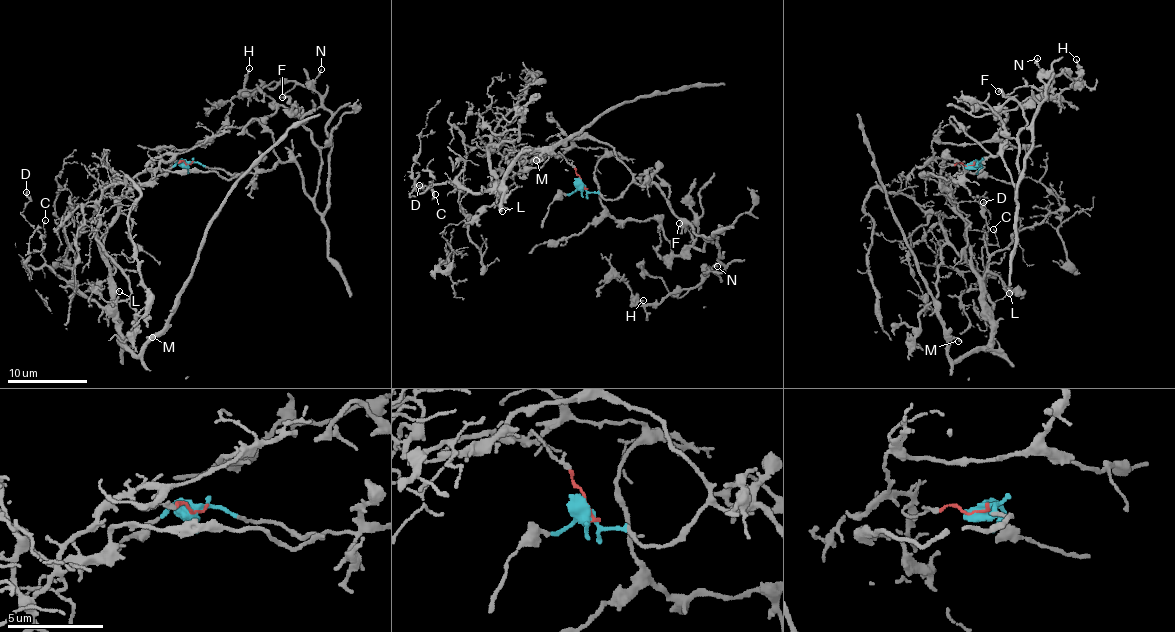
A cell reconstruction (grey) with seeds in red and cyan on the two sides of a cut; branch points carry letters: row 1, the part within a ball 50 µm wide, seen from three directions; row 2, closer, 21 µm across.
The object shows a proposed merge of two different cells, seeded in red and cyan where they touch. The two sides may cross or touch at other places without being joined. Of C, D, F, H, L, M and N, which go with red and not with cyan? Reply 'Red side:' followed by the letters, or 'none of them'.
Red side: C, D, L, M

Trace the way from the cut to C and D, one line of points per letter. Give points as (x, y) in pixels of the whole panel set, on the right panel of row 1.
C: (970, 165), (940, 163), (990, 311), (983, 248), (996, 242), (992, 228)
D: (970, 165), (940, 163), (990, 311), (983, 289), (990, 217), (984, 201)

